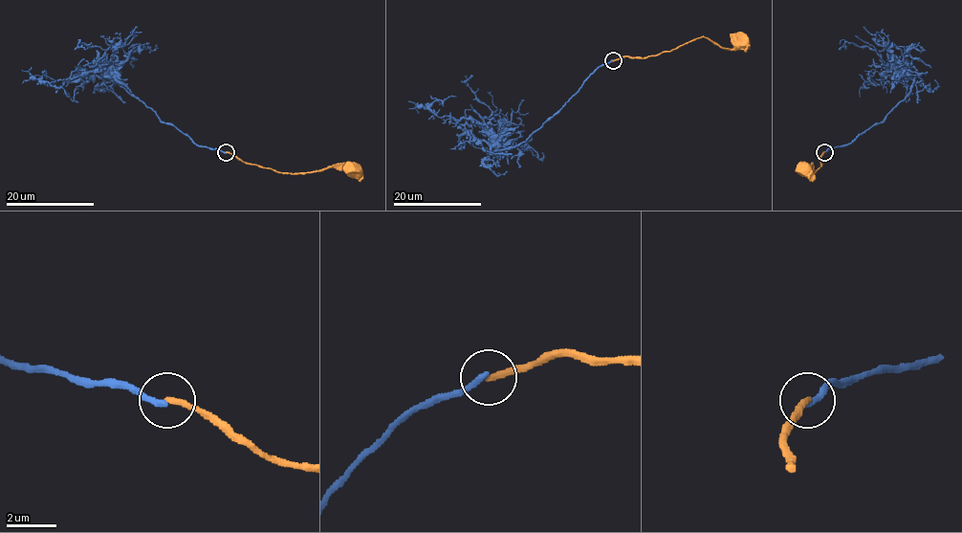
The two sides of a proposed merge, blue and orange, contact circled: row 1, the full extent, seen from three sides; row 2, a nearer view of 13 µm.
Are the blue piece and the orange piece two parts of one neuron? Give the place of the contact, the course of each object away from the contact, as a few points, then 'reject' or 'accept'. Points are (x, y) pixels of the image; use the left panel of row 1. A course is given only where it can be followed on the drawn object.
(226, 152) | blue via (226, 152), (194, 144), (105, 78), (74, 72), (63, 80), (43, 83), (62, 87), (70, 97) | orange via (226, 152), (249, 164), (287, 173), (322, 171), (332, 166), (354, 168) | reject

